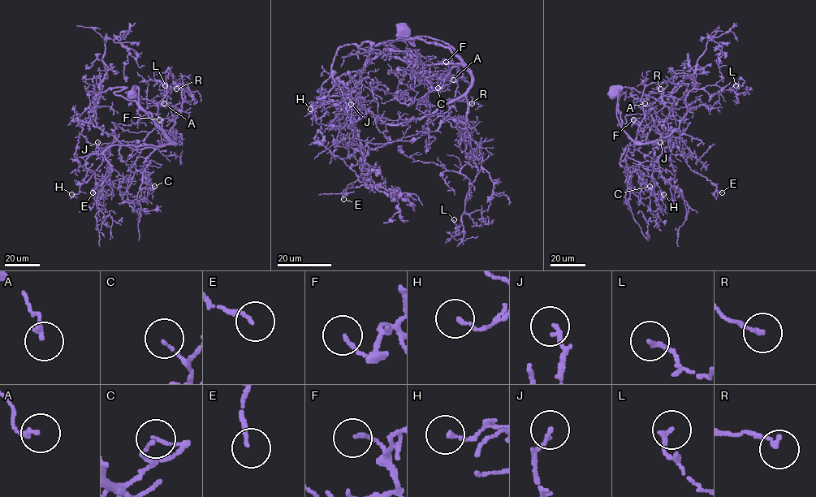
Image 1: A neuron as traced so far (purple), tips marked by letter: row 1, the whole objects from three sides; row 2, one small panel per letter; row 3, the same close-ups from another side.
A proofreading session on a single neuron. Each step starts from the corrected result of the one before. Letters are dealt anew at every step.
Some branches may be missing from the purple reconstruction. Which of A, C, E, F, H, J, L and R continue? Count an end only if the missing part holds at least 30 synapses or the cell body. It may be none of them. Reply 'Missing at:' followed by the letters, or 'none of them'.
Missing at: none of them

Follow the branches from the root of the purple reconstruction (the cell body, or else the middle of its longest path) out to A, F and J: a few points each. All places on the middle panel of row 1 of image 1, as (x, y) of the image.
A: (404, 30), (412, 42), (429, 36), (454, 49), (461, 62), (442, 75), (449, 73), (453, 79)
F: (404, 30), (412, 42), (416, 36), (429, 36), (447, 43), (461, 62), (450, 71), (446, 62)
J: (404, 30), (412, 42), (447, 43), (470, 88), (396, 124), (351, 104)

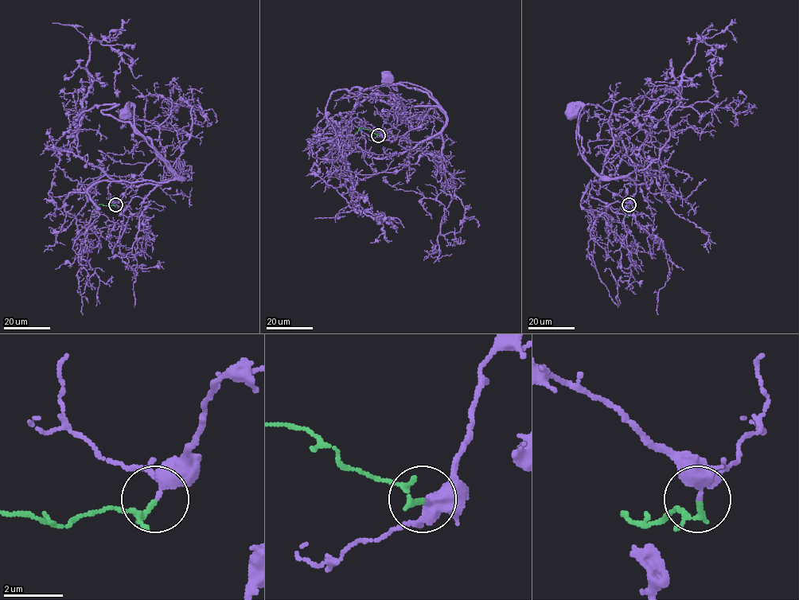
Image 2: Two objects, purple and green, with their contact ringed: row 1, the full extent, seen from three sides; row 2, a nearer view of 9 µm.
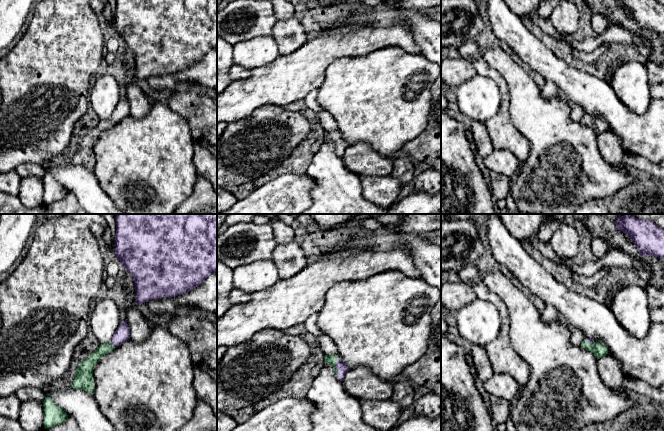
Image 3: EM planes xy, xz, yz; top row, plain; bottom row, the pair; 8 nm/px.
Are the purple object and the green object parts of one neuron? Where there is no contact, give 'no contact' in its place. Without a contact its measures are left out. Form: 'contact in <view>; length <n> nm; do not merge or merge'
contact in xz; length 170 nm; merge

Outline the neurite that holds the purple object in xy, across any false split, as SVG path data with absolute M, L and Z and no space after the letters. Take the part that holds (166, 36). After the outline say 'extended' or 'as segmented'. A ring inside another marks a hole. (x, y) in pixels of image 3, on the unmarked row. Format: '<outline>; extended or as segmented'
M116 0L115 31L121 42L129 47L135 60L135 78L139 81L152 75L176 73L198 63L212 49L217 48L217 0Z; as segmented

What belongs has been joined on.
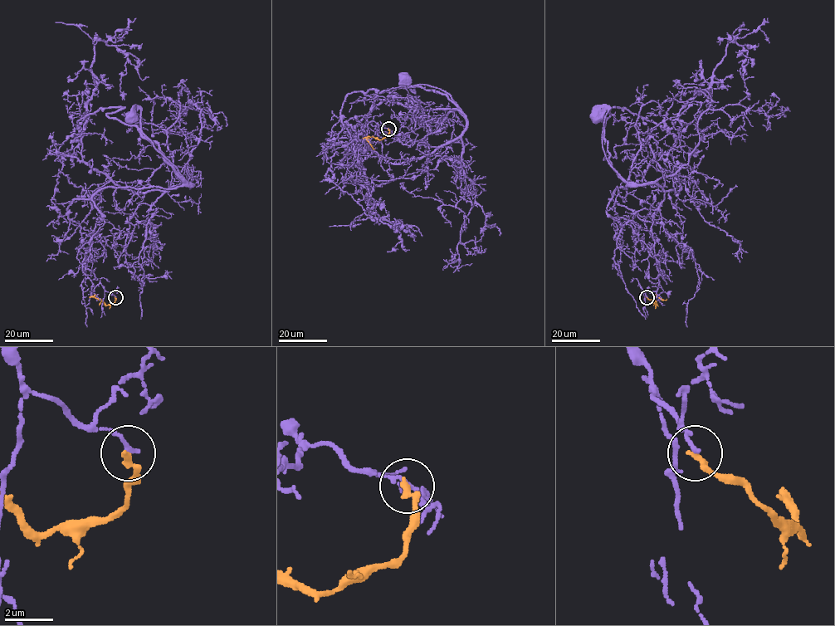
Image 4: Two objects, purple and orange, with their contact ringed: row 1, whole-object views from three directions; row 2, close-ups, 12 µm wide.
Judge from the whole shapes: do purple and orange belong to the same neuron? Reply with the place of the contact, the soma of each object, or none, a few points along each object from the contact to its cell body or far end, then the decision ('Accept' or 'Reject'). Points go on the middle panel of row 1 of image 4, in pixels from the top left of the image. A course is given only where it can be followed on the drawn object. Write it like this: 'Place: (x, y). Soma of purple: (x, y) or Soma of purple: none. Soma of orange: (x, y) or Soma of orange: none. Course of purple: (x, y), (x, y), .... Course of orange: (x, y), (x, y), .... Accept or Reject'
Place: (388, 129). Soma of purple: (403, 79). Soma of orange: none. Course of purple: (388, 129), (370, 121), (356, 139), (370, 89), (456, 108), (406, 79). Course of orange: (388, 129), (388, 135), (381, 139), (367, 137), (366, 140), (374, 149). Reject

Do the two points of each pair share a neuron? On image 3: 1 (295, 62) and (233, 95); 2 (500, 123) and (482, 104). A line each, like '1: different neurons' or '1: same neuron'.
1: same neuron
2: different neurons

